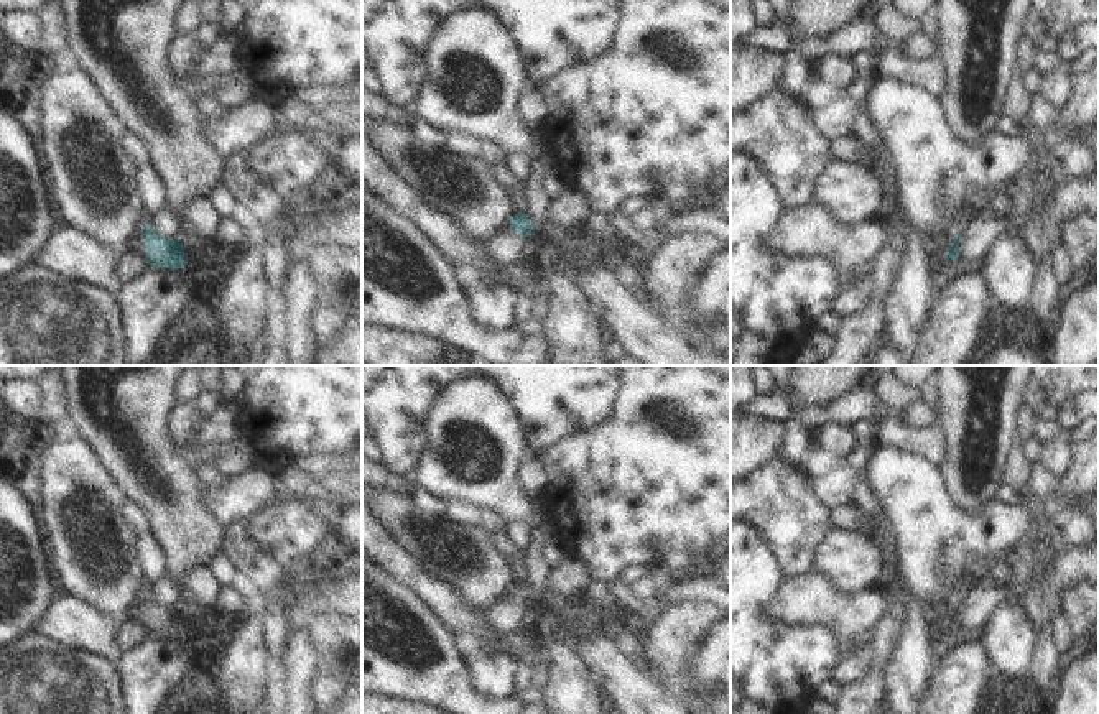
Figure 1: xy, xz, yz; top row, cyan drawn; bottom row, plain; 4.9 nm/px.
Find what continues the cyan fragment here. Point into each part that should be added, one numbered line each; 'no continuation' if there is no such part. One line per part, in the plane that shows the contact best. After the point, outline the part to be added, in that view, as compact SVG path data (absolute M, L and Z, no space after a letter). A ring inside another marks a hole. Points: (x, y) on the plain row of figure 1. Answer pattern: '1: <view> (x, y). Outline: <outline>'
1: xy (137, 612). Outline: M145 599L132 604L130 617L145 627L146 625L146 615L145 615L145 610L143 610L143 600Z

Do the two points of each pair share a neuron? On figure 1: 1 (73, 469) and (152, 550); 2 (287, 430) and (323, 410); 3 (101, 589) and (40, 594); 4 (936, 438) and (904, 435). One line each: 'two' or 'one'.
1: two
2: one
3: two
4: one

